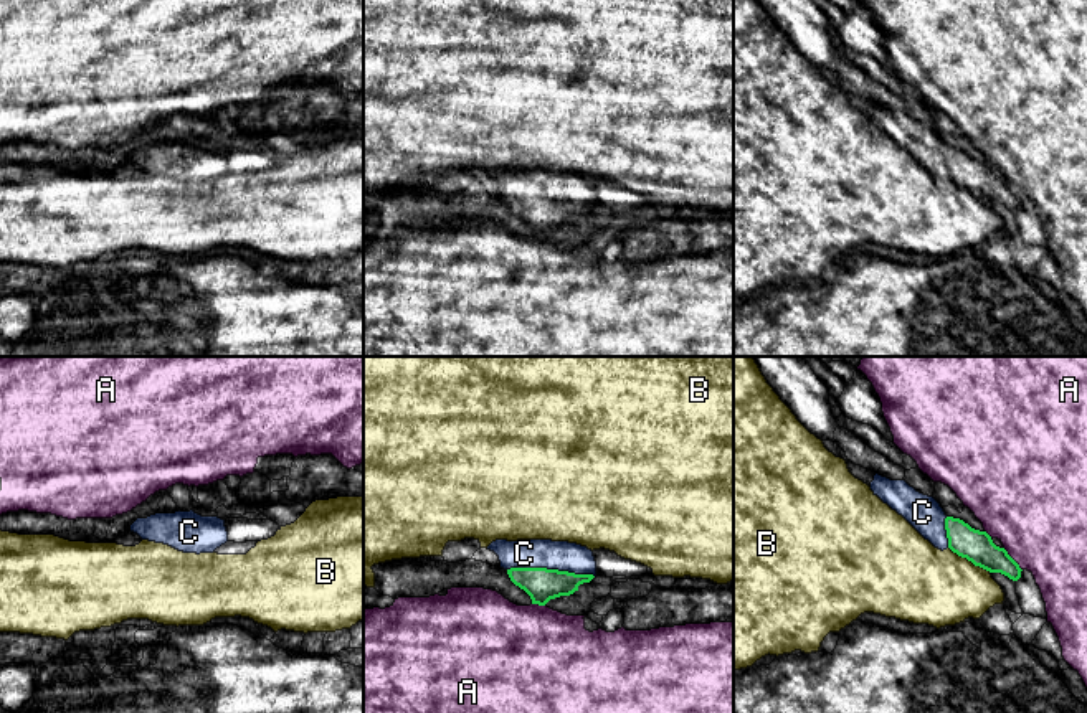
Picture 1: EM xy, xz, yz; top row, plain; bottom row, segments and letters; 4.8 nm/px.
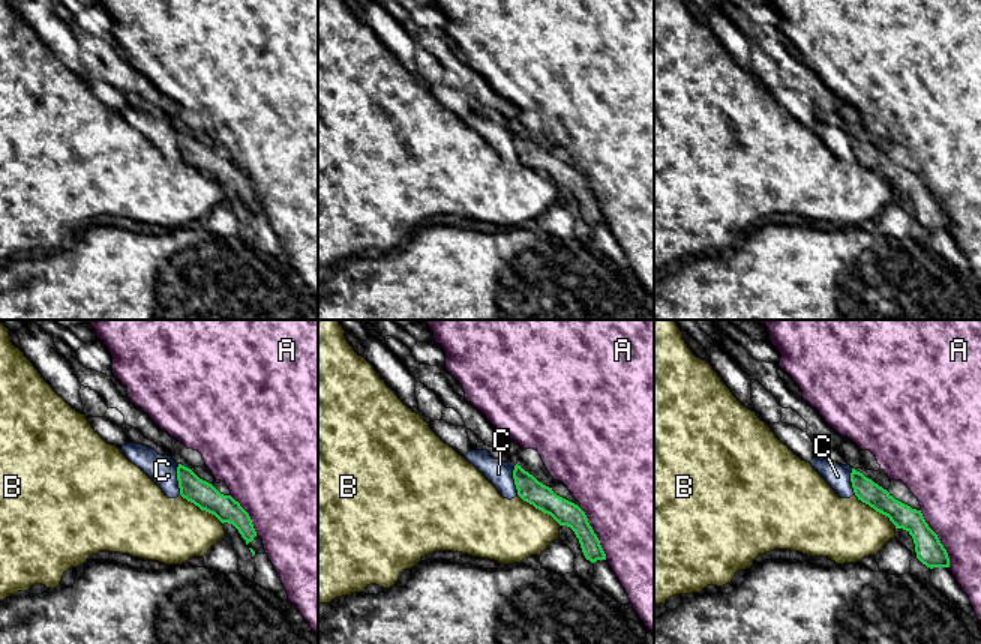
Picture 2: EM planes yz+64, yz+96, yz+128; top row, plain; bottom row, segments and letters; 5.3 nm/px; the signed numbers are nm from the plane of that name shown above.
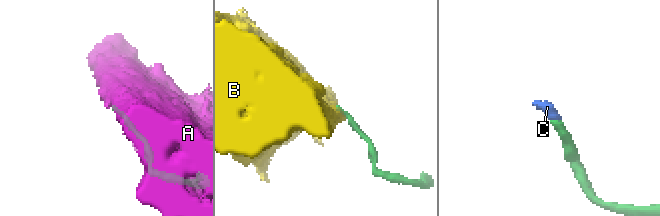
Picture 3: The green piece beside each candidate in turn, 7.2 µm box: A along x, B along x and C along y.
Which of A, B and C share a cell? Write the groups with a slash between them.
A / B / C

